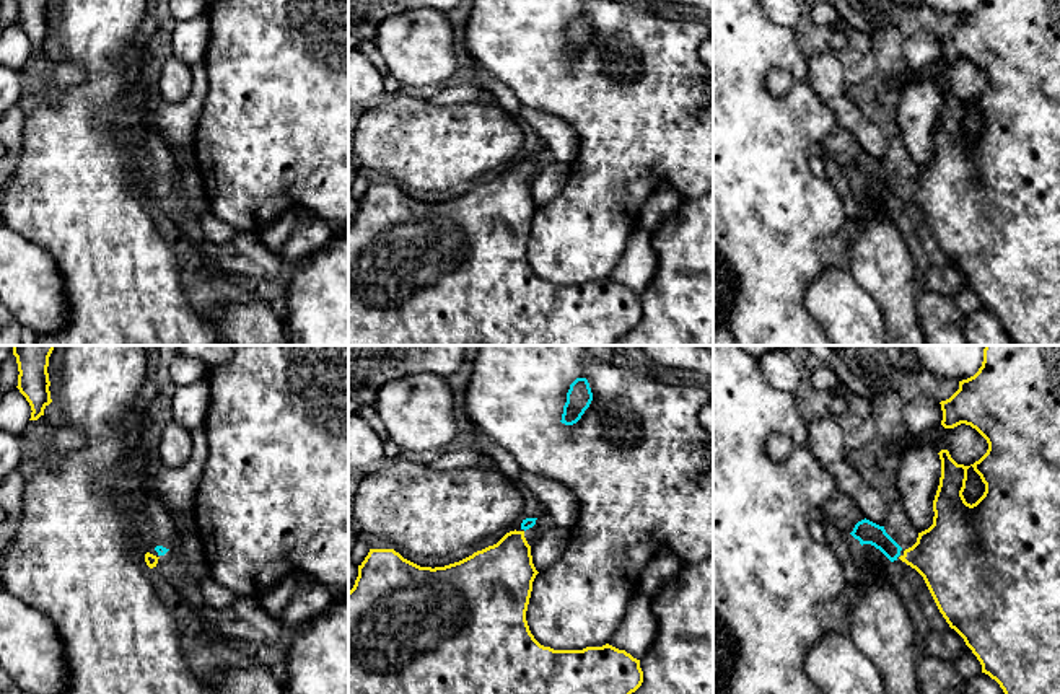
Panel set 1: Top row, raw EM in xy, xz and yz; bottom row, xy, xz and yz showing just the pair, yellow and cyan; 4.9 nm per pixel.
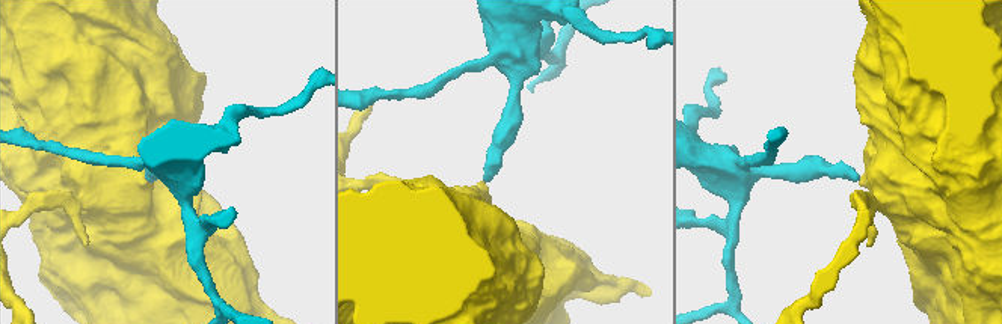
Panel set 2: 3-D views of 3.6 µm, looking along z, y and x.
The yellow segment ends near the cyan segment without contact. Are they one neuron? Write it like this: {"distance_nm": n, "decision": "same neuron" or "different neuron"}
{"distance_nm": 0, "decision": "same neuron"}

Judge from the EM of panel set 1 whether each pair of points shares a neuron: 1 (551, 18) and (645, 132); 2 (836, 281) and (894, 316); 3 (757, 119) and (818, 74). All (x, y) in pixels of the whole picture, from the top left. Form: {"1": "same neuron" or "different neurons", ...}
{"1": "same neuron", "2": "different neurons", "3": "different neurons"}

